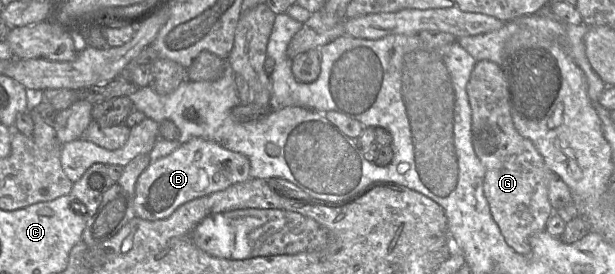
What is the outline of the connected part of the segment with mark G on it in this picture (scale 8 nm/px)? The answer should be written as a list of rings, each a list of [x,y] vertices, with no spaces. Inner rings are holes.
[[[489,60],[477,61],[467,83],[466,91],[471,107],[472,145],[475,154],[485,168],[483,191],[492,217],[499,226],[507,244],[515,252],[529,256],[532,251],[530,238],[535,233],[545,230],[548,219],[554,213],[548,199],[551,170],[534,144],[522,137],[514,127],[507,80],[497,64]]]

